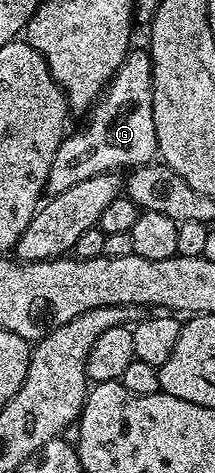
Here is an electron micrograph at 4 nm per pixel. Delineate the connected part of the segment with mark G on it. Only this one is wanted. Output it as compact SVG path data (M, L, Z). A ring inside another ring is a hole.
M146 51L128 52L84 120L87 121L83 128L64 135L57 154L53 154L45 189L48 197L69 190L69 186L77 186L77 182L97 178L97 174L132 170L156 159L159 143L151 117L151 57Z

